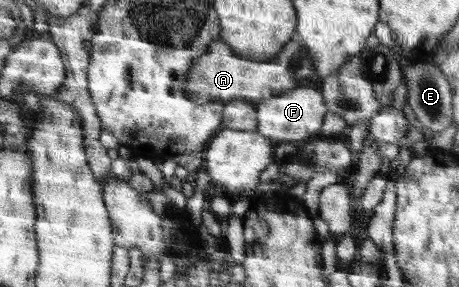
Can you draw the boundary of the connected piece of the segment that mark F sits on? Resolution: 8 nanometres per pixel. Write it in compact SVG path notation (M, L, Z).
M302 85L290 92L283 92L281 95L272 97L270 100L258 102L256 109L258 111L257 132L277 143L315 137L321 129L323 117L329 111L325 96L320 90Z

